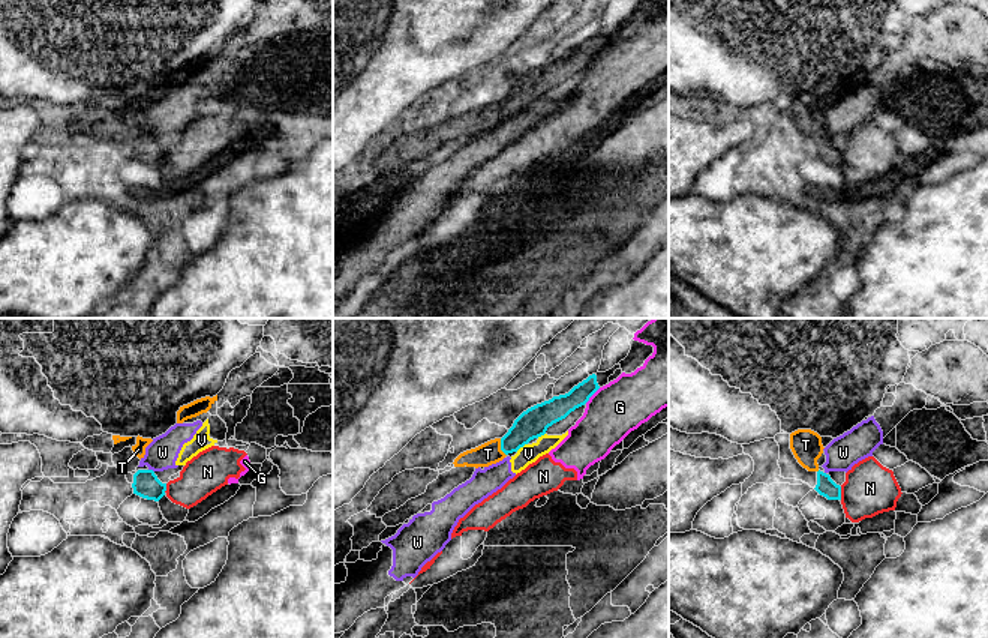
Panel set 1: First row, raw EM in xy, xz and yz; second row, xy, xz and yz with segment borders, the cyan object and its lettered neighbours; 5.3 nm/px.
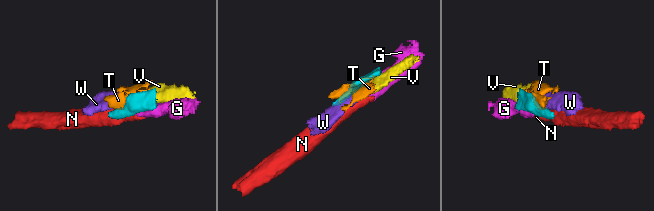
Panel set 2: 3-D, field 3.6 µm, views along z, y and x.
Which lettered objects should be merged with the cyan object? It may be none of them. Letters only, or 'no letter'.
T

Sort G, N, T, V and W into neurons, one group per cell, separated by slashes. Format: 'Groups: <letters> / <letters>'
Groups: G N / T / V W

